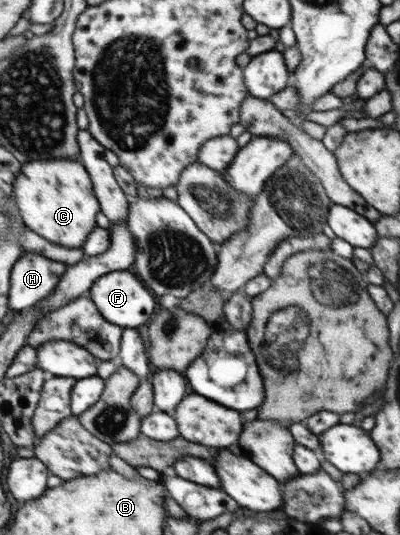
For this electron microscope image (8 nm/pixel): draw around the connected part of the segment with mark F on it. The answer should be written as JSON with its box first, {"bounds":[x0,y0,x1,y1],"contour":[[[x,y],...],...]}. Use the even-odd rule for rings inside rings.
{"bounds":[89,270,156,328],"contour":[[[129,270],[111,271],[102,275],[90,287],[89,296],[97,306],[99,313],[111,323],[122,328],[138,328],[143,325],[155,311],[156,299],[147,290],[147,286],[136,273]]]}

